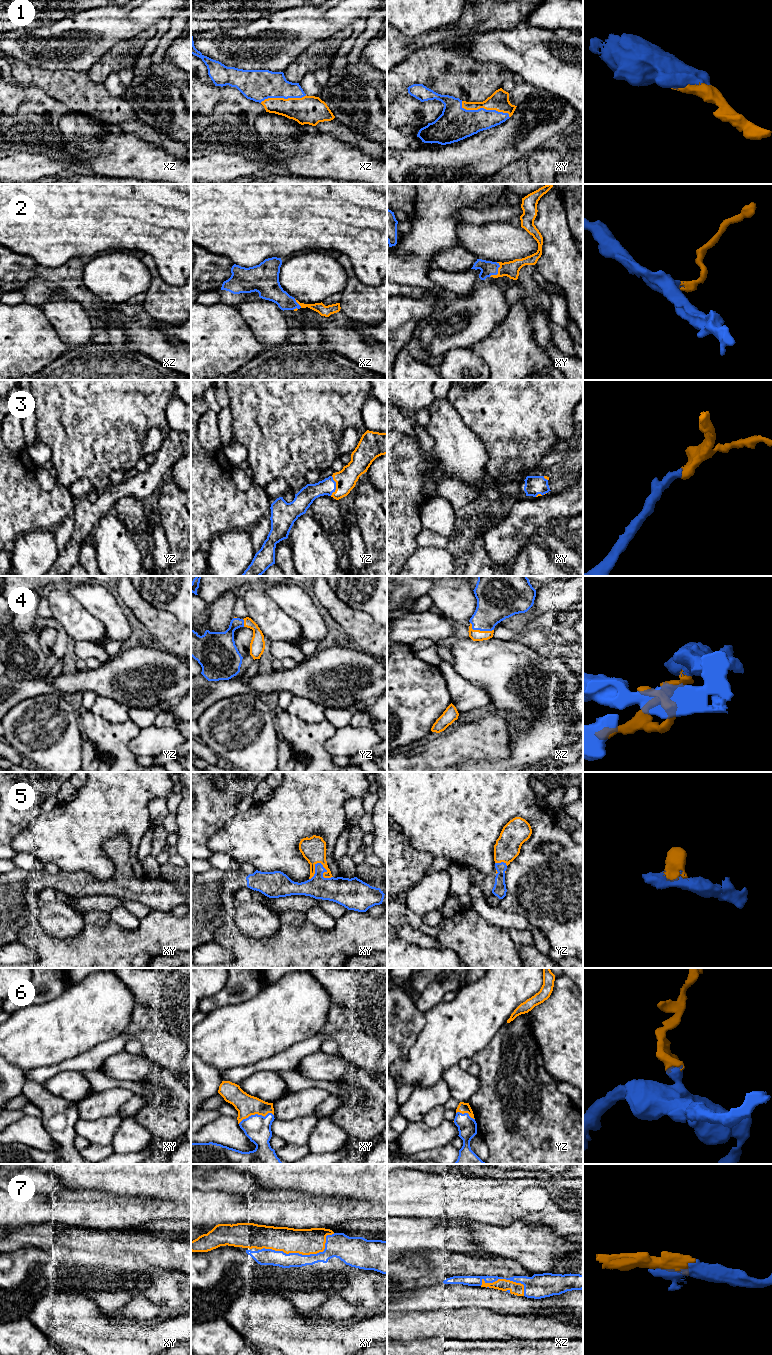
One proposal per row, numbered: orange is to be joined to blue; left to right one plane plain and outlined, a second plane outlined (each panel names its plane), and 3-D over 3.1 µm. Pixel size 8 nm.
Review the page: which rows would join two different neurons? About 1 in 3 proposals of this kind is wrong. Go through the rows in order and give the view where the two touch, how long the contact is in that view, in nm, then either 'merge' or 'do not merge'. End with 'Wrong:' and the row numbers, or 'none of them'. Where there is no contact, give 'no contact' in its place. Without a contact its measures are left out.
1: meets blue in xy; contact 420 nm long; merge
2: meets blue in xy; contact 140 nm long; merge
3: meets blue in yz; contact 160 nm long; merge
4: meets blue in xz; contact 200 nm long; merge
5: meets blue in xy; contact 190 nm long; merge
6: meets blue in xy; contact 300 nm long; merge
7: meets blue in xy; contact 600 nm long; merge
Wrong: none of them

